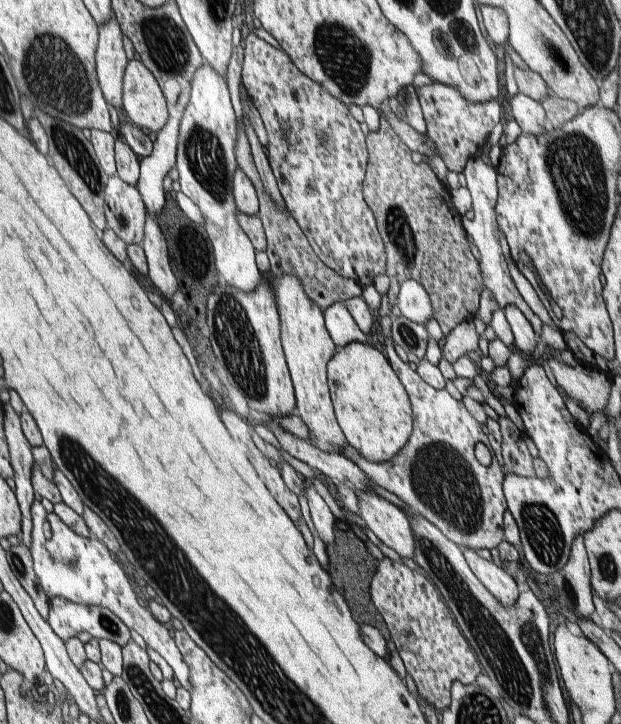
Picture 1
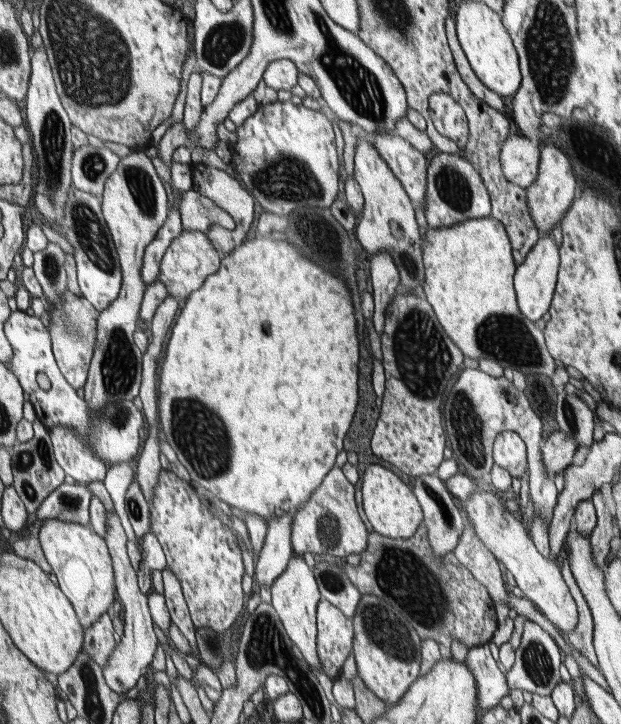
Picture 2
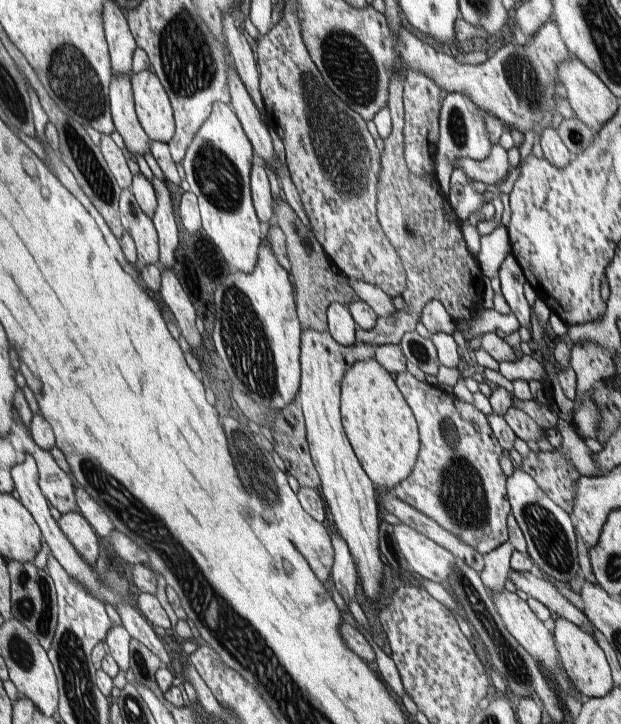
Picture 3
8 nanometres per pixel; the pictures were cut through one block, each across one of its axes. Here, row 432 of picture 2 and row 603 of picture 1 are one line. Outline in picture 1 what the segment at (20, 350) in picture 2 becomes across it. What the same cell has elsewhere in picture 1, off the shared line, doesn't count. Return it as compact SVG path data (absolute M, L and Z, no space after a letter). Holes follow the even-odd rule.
M35 500L31 504L31 520L33 520L33 532L31 532L31 556L33 556L33 568L35 576L39 580L39 588L45 590L47 598L53 596L71 600L75 604L83 606L99 606L111 610L129 630L135 630L149 648L153 648L167 664L173 668L175 680L189 690L191 688L191 670L183 660L183 654L179 652L179 646L169 636L171 628L155 620L153 614L147 612L147 608L139 606L135 600L135 594L123 574L123 570L117 566L113 556L103 548L103 542L95 538L83 538L75 534L63 520L59 520L57 514L45 512L43 506Z

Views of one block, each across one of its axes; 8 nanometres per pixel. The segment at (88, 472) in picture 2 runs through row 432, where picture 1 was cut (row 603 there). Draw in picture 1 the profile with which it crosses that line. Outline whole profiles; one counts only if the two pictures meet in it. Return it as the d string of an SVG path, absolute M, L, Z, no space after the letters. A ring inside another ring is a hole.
M53 596L49 600L49 608L45 620L51 632L65 644L71 638L77 638L79 632L89 632L93 638L111 640L121 648L131 642L129 628L107 608L99 606L83 606L71 600Z

